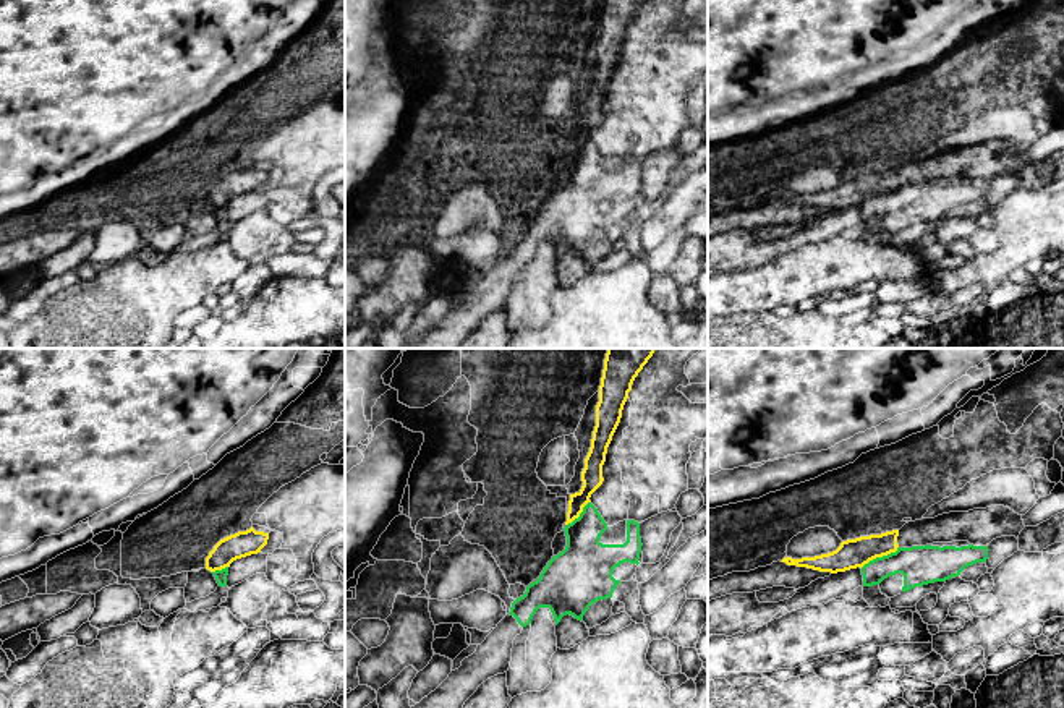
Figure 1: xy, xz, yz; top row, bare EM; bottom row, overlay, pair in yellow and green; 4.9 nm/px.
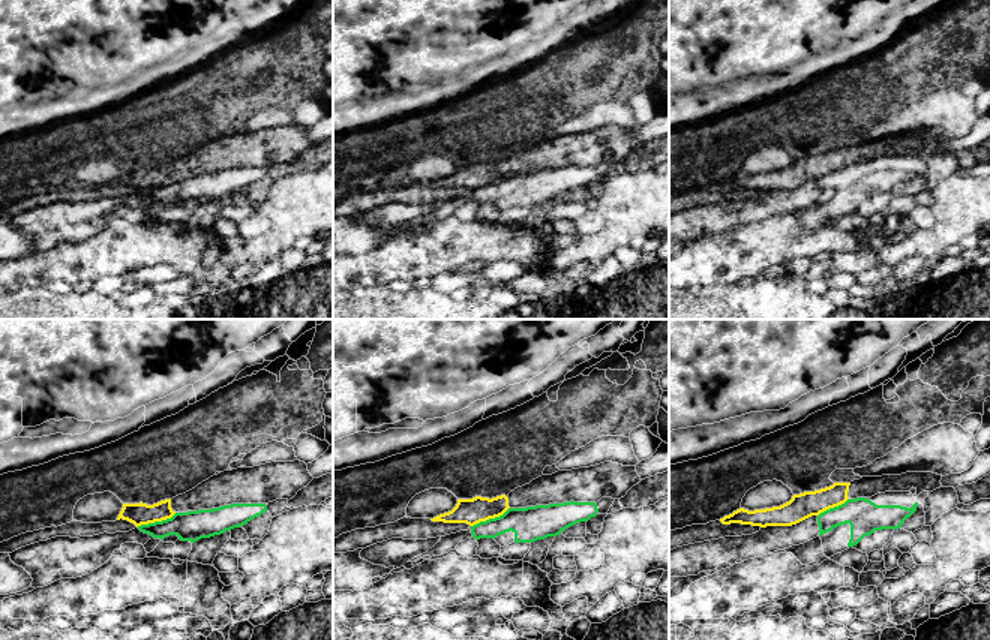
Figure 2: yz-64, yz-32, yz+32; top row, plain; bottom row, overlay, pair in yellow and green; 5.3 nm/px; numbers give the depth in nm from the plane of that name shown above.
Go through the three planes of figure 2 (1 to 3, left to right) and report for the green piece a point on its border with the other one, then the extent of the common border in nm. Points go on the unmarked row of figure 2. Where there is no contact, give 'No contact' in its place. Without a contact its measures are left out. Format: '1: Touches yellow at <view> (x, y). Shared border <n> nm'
1: Touches yellow at yz-64 (156, 185). Shared border 220 nm
2: Touches yellow at yz-32 (489, 182). Shared border 240 nm
3: Touches yellow at yz+32 (833, 171). Shared border 190 nm

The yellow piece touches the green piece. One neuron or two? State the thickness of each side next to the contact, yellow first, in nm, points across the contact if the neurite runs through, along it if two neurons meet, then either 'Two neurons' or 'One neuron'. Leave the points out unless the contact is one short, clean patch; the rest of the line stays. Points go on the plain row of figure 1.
Thickness 140 nm (yellow) against 190 nm. Boundary: yz (898, 183), (894, 188), (876, 193), (860, 204). Two neurons

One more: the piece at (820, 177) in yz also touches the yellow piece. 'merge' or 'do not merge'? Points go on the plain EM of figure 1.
do not merge

